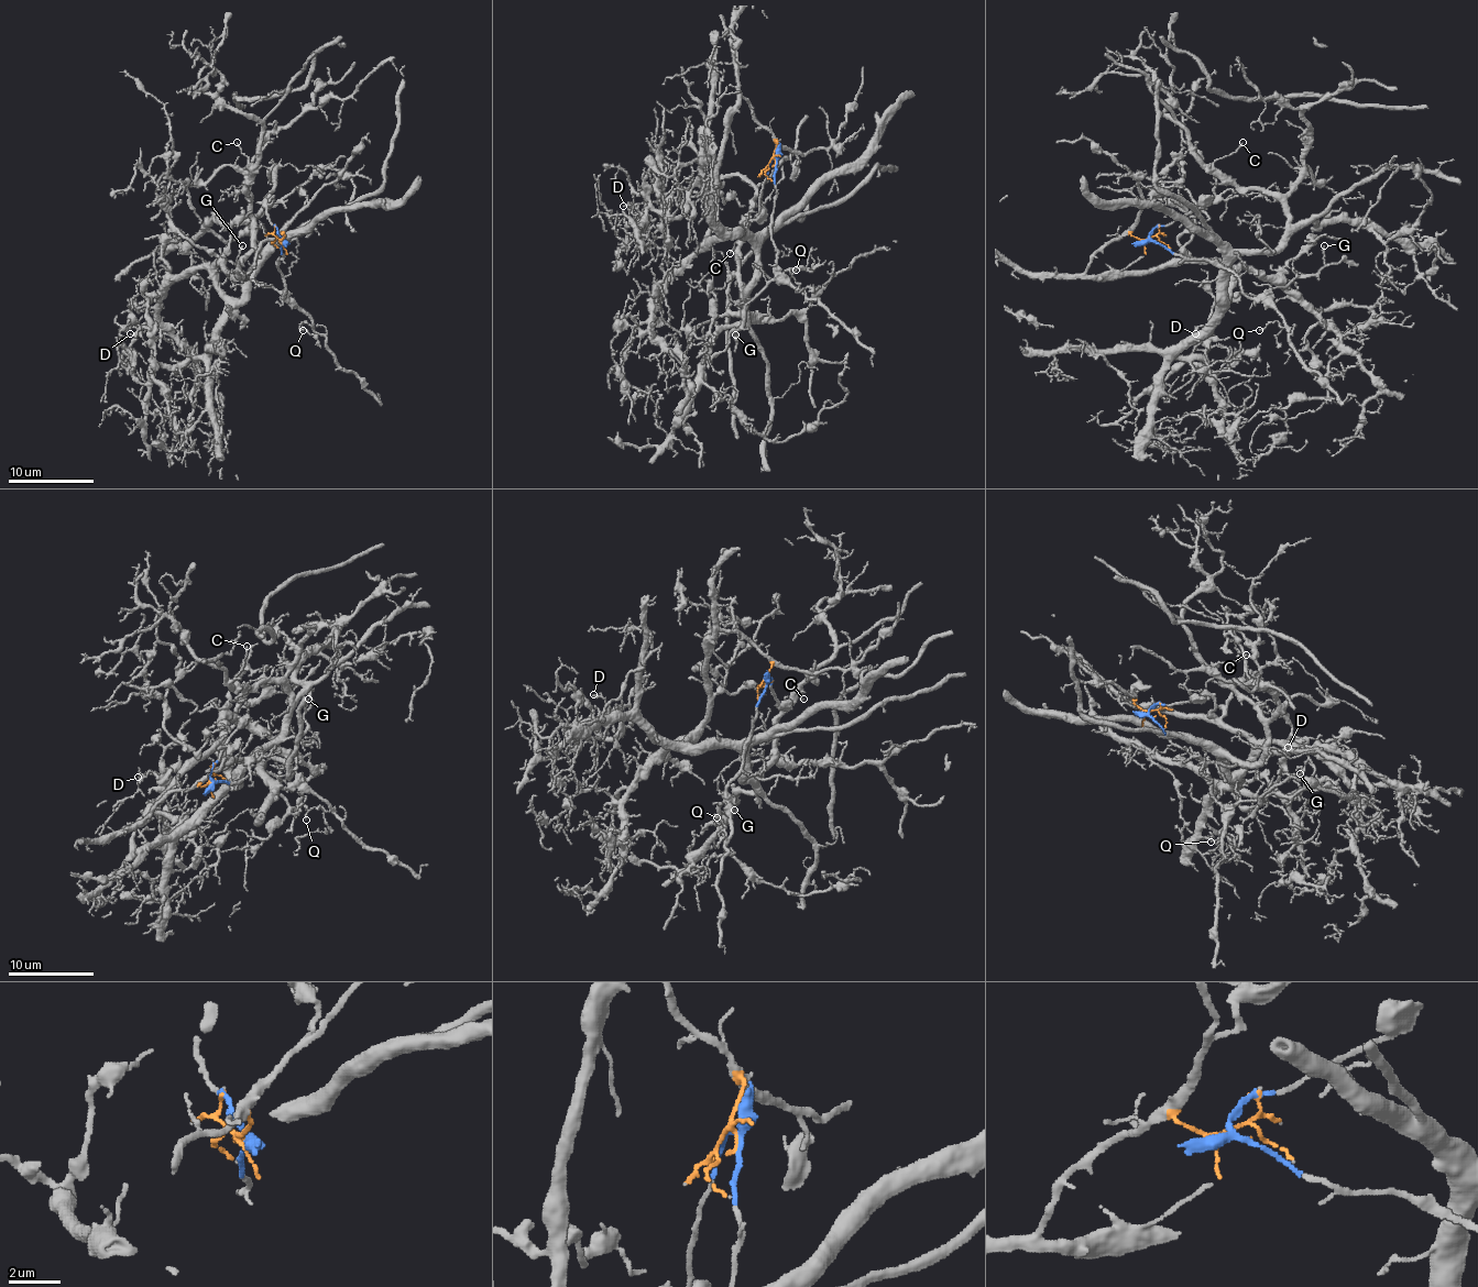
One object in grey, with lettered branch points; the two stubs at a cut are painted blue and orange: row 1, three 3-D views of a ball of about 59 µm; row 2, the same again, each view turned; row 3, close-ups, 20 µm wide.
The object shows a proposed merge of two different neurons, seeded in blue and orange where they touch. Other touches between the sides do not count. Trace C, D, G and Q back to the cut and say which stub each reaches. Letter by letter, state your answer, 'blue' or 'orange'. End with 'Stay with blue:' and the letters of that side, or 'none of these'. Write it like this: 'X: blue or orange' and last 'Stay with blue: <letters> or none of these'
C: orange
D: orange
G: blue
Q: blue
Stay with blue: G, Q

